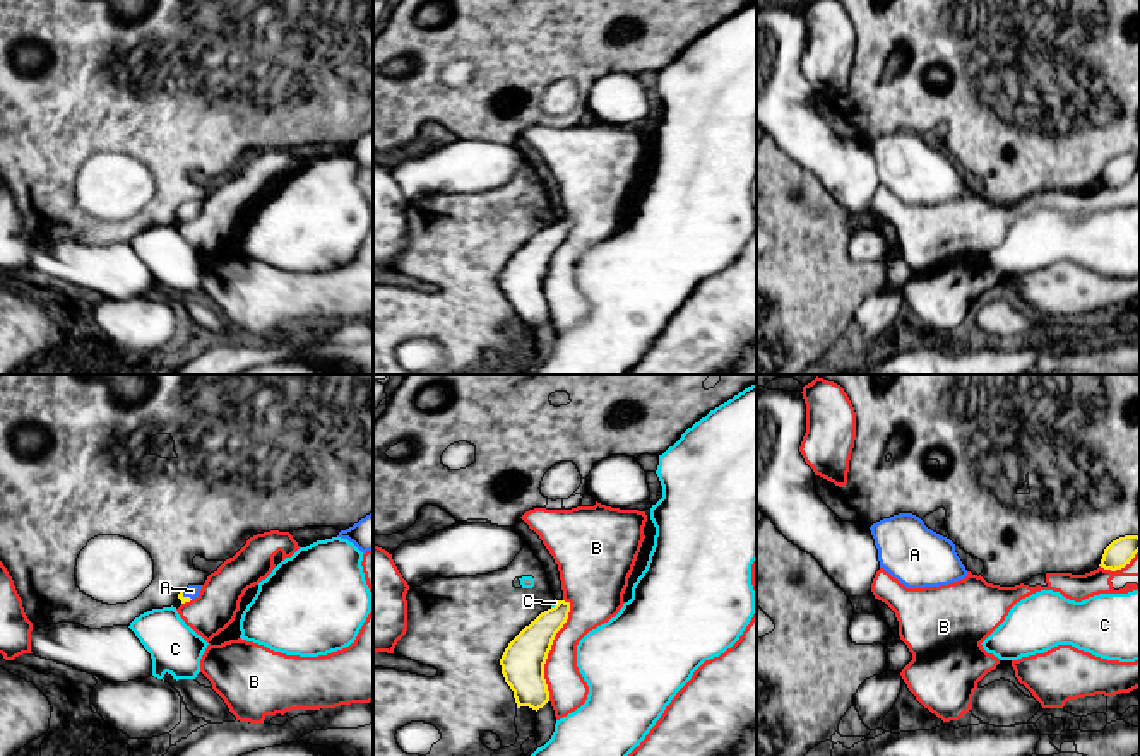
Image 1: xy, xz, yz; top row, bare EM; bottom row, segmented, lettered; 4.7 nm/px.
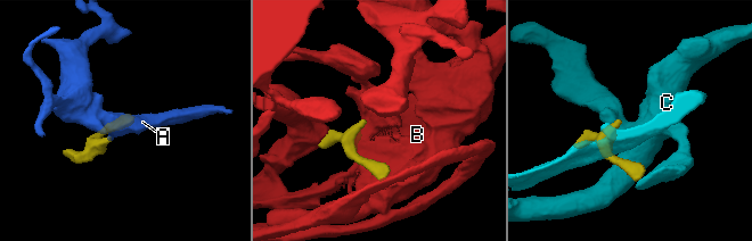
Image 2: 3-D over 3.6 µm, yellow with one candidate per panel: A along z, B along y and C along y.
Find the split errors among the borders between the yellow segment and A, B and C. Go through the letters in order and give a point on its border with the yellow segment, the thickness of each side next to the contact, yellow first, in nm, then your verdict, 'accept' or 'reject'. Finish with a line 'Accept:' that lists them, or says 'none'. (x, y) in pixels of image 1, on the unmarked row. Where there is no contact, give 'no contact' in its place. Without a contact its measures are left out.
A: xy (185, 214) | 30/60 nm | accept
B: xz (550, 265) | 200/180 nm | reject
C: xz (557, 221) | 180/20 nm | reject
Accept: A

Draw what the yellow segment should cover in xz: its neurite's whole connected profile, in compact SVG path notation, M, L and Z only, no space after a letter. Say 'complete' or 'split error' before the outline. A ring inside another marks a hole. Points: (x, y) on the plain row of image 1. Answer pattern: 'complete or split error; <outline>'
complete; M570 219L558 221L541 229L505 265L500 282L505 299L514 308L517 325L543 325L549 318L544 296L544 281L556 250L568 236Z

